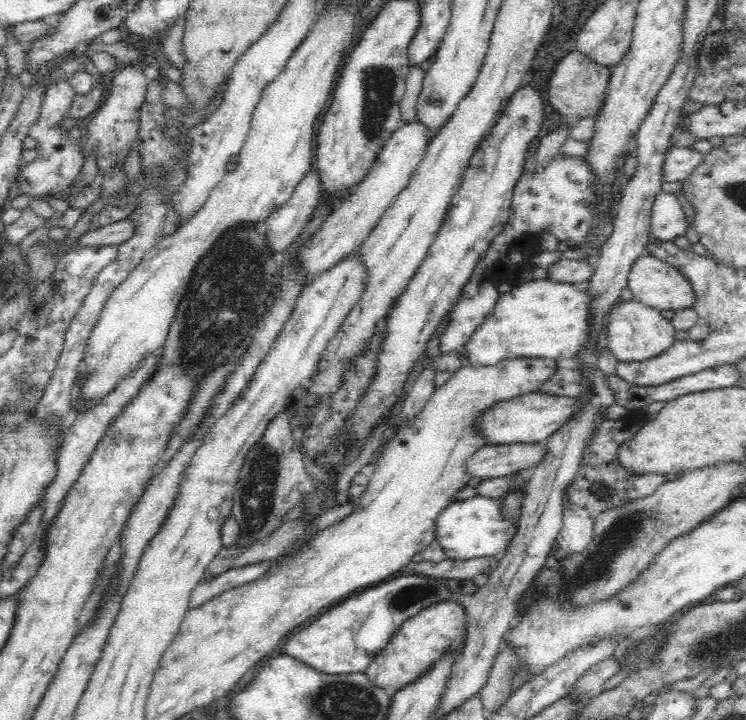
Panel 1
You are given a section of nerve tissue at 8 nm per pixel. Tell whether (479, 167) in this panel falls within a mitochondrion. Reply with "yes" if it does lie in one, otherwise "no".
yes

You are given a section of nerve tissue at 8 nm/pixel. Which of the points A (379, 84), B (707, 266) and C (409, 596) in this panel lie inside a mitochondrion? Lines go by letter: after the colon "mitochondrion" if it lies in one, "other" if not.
A: mitochondrion
B: other
C: mitochondrion

